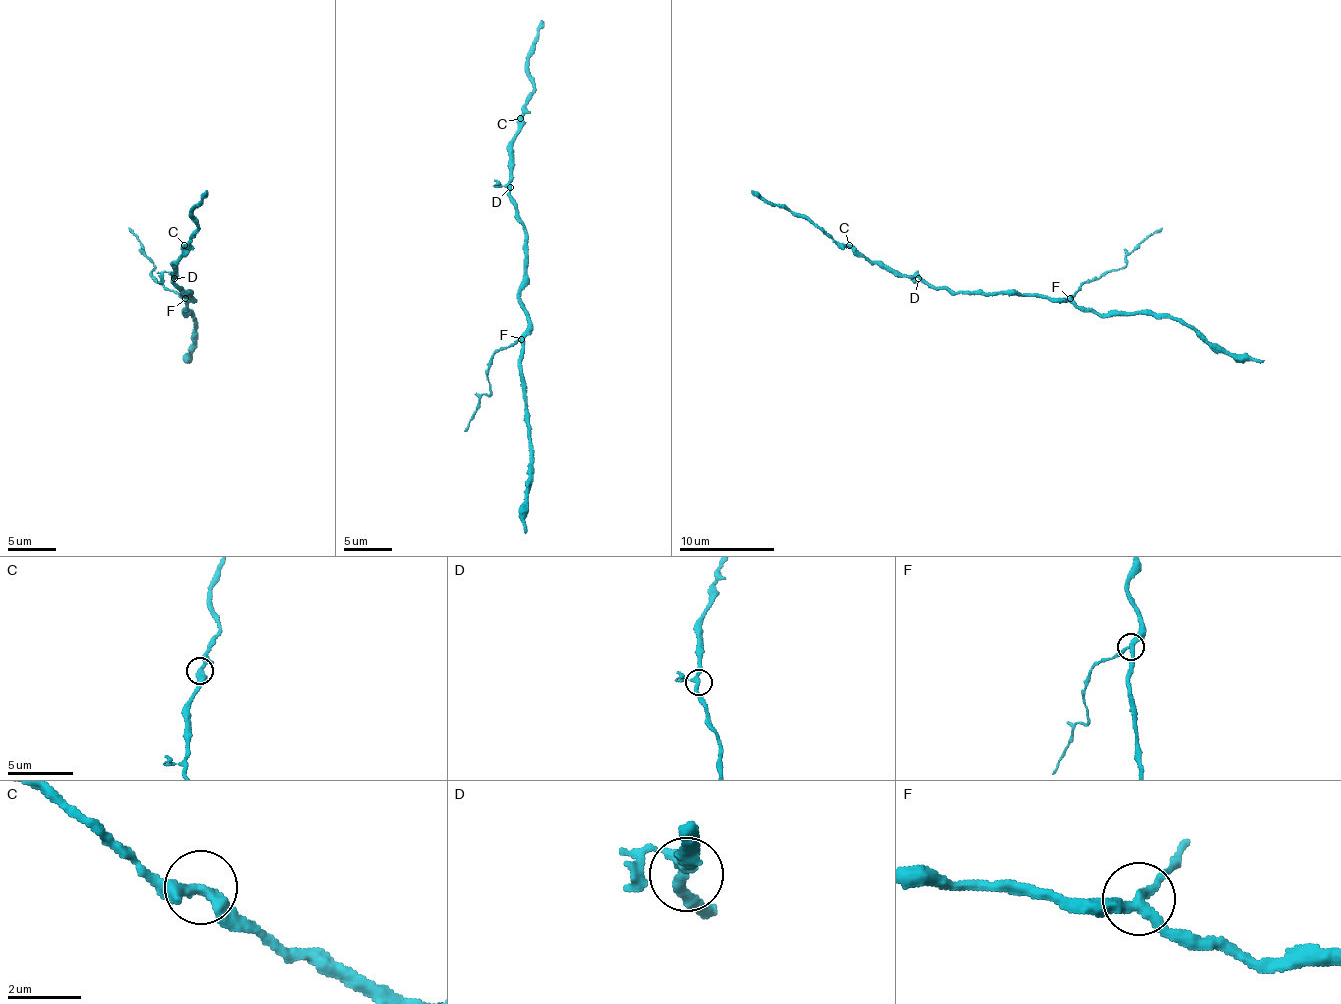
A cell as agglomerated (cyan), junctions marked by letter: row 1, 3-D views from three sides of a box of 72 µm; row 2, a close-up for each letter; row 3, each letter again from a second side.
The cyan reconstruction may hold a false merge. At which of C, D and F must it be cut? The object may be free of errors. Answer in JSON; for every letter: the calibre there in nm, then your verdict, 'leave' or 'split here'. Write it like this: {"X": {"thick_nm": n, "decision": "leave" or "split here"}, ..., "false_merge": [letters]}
{"C": {"thick_nm": 320, "decision": "leave"}, "D": {"thick_nm": 280, "decision": "leave"}, "F": {"thick_nm": 300, "decision": "split here"}, "false_merge": ["F"]}

